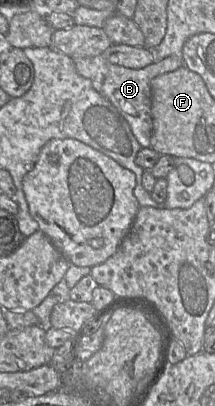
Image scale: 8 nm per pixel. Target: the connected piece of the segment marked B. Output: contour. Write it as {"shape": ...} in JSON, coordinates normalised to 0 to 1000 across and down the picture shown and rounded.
{"shape":[[[474,135],[335,145],[344,148],[344,160],[363,182],[414,195],[433,217],[567,281],[656,362],[693,365],[712,310],[702,286],[702,200],[735,185],[800,177],[851,163],[851,143],[781,138],[740,153],[716,153],[656,170],[609,170],[521,158]]]}

